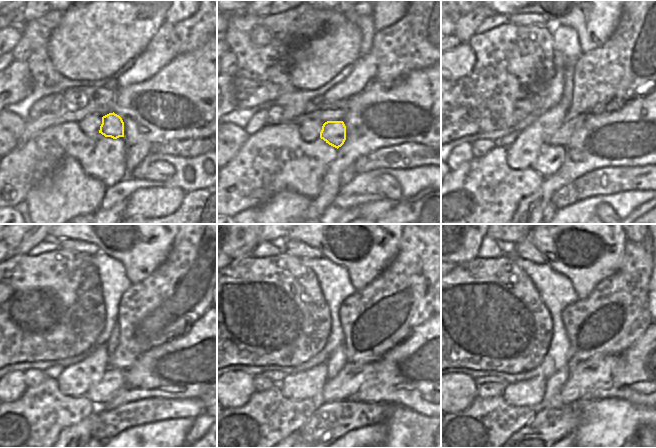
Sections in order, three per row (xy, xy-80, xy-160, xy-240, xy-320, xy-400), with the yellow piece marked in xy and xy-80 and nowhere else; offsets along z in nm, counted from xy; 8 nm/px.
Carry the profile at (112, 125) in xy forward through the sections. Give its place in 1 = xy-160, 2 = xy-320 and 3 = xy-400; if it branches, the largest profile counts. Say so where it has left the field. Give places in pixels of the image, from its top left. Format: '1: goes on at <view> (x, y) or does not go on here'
1: goes on at xy-160 (551, 157)
2: goes on at xy-320 (353, 375)
3: goes on at xy-400 (583, 376)

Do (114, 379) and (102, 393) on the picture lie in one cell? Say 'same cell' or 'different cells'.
same cell

